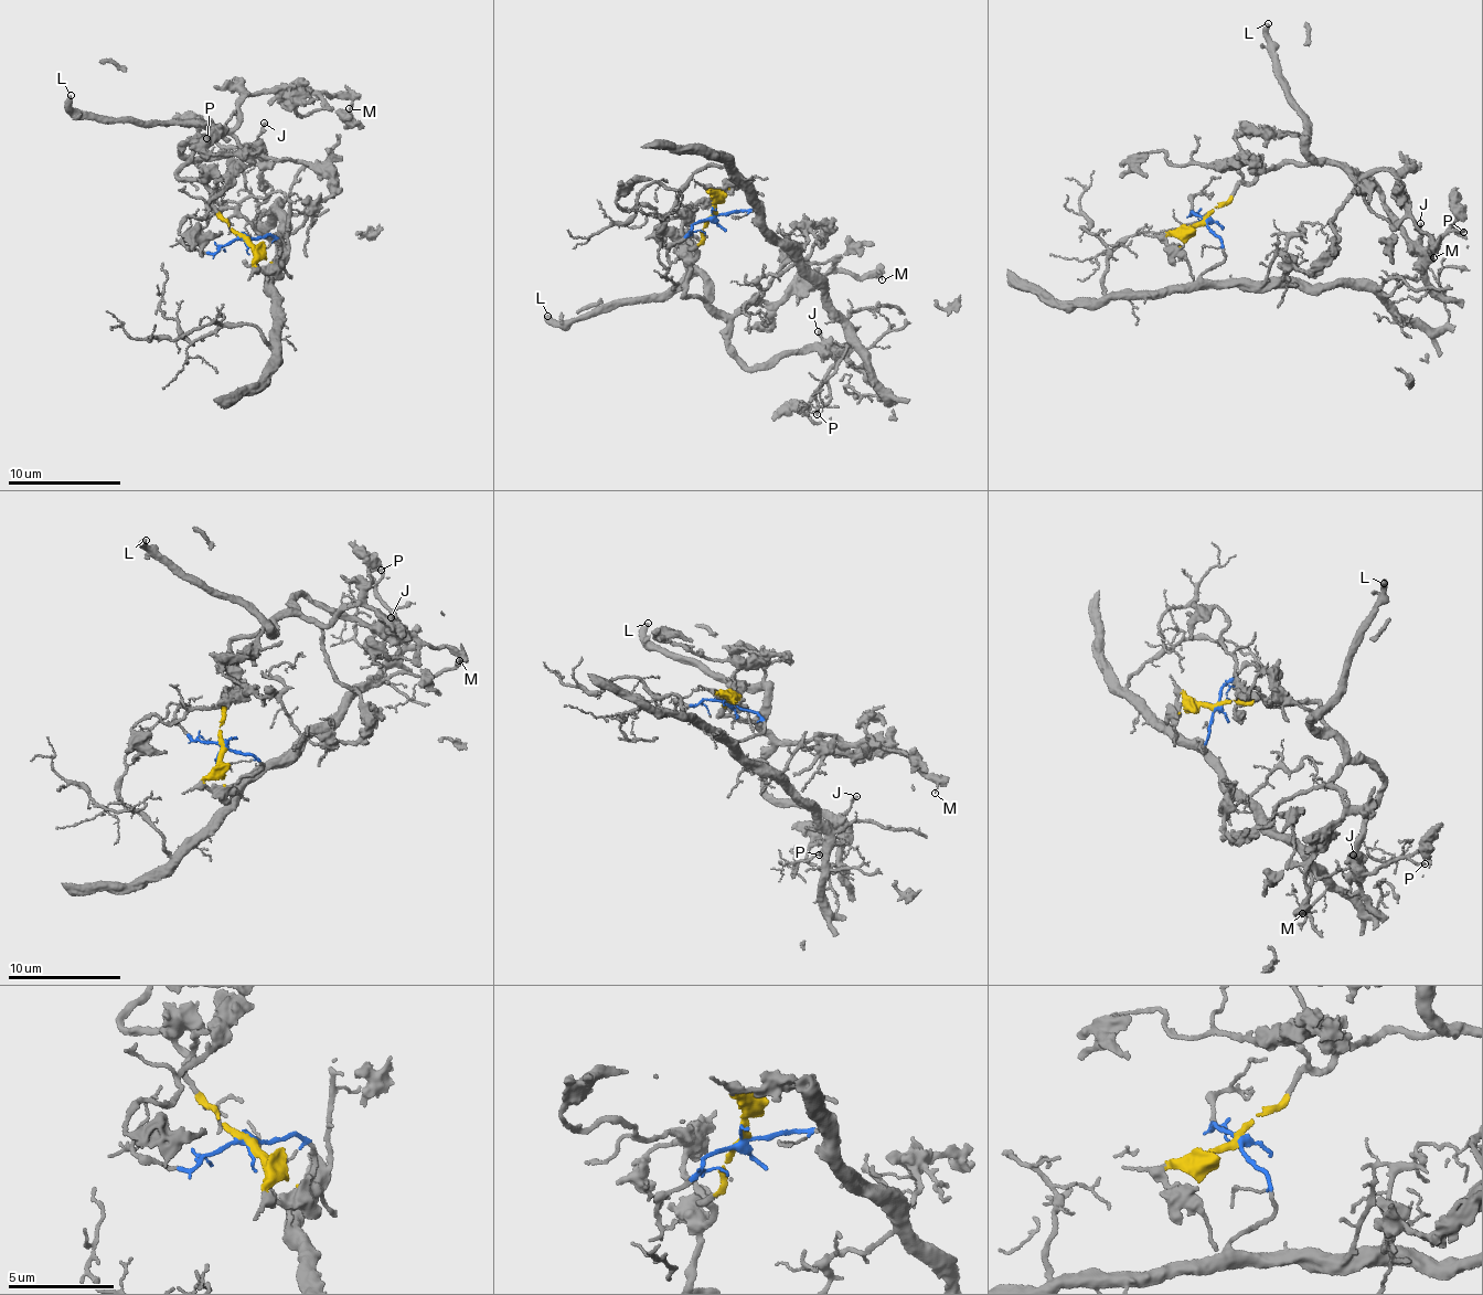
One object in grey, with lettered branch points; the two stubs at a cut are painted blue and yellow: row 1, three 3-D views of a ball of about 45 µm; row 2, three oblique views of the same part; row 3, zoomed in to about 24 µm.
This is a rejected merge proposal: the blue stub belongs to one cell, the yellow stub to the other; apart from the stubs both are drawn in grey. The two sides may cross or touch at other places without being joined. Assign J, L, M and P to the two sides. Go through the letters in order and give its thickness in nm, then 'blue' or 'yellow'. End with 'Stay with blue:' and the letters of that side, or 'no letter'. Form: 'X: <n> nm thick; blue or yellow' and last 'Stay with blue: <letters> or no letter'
J: 170 nm thick; yellow
L: 380 nm thick; yellow
M: 110 nm thick; yellow
P: 180 nm thick; yellow
Stay with blue: no letter

